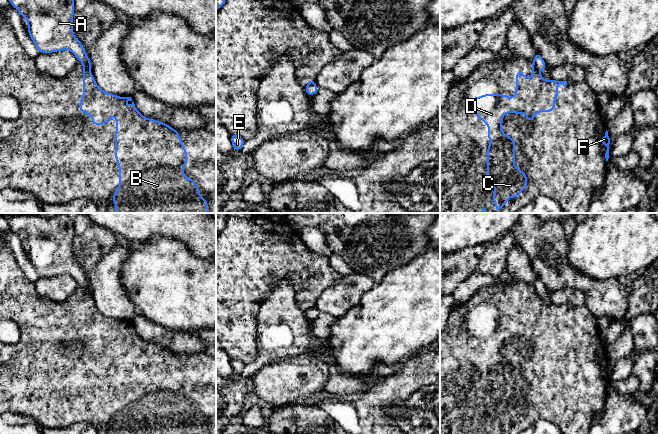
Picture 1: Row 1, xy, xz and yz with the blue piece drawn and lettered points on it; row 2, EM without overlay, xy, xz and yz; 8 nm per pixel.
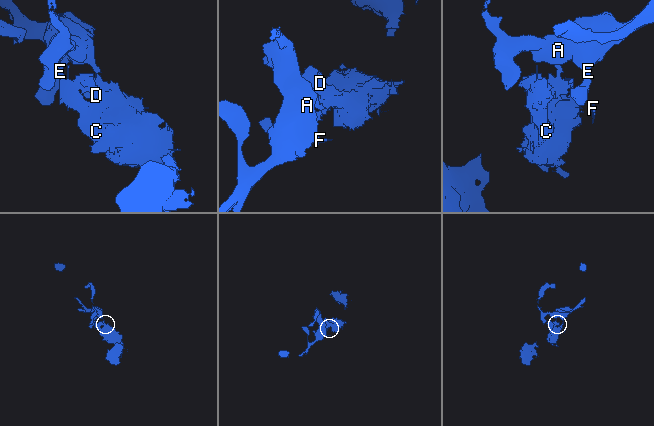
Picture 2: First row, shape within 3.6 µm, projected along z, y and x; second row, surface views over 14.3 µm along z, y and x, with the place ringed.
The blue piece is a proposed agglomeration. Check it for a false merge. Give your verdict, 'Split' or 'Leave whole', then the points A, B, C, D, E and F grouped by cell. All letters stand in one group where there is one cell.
Split. Groups: A E / B C D F

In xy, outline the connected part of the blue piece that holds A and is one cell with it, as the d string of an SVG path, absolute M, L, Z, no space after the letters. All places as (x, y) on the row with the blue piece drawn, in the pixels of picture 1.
M9 0L22 17L26 18L27 31L40 53L69 50L77 60L91 69L86 49L73 33L74 0Z

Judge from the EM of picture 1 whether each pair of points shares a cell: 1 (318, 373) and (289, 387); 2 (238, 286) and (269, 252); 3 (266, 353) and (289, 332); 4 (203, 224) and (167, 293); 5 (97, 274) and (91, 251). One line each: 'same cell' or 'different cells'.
1: same cell
2: same cell
3: same cell
4: different cells
5: different cells

